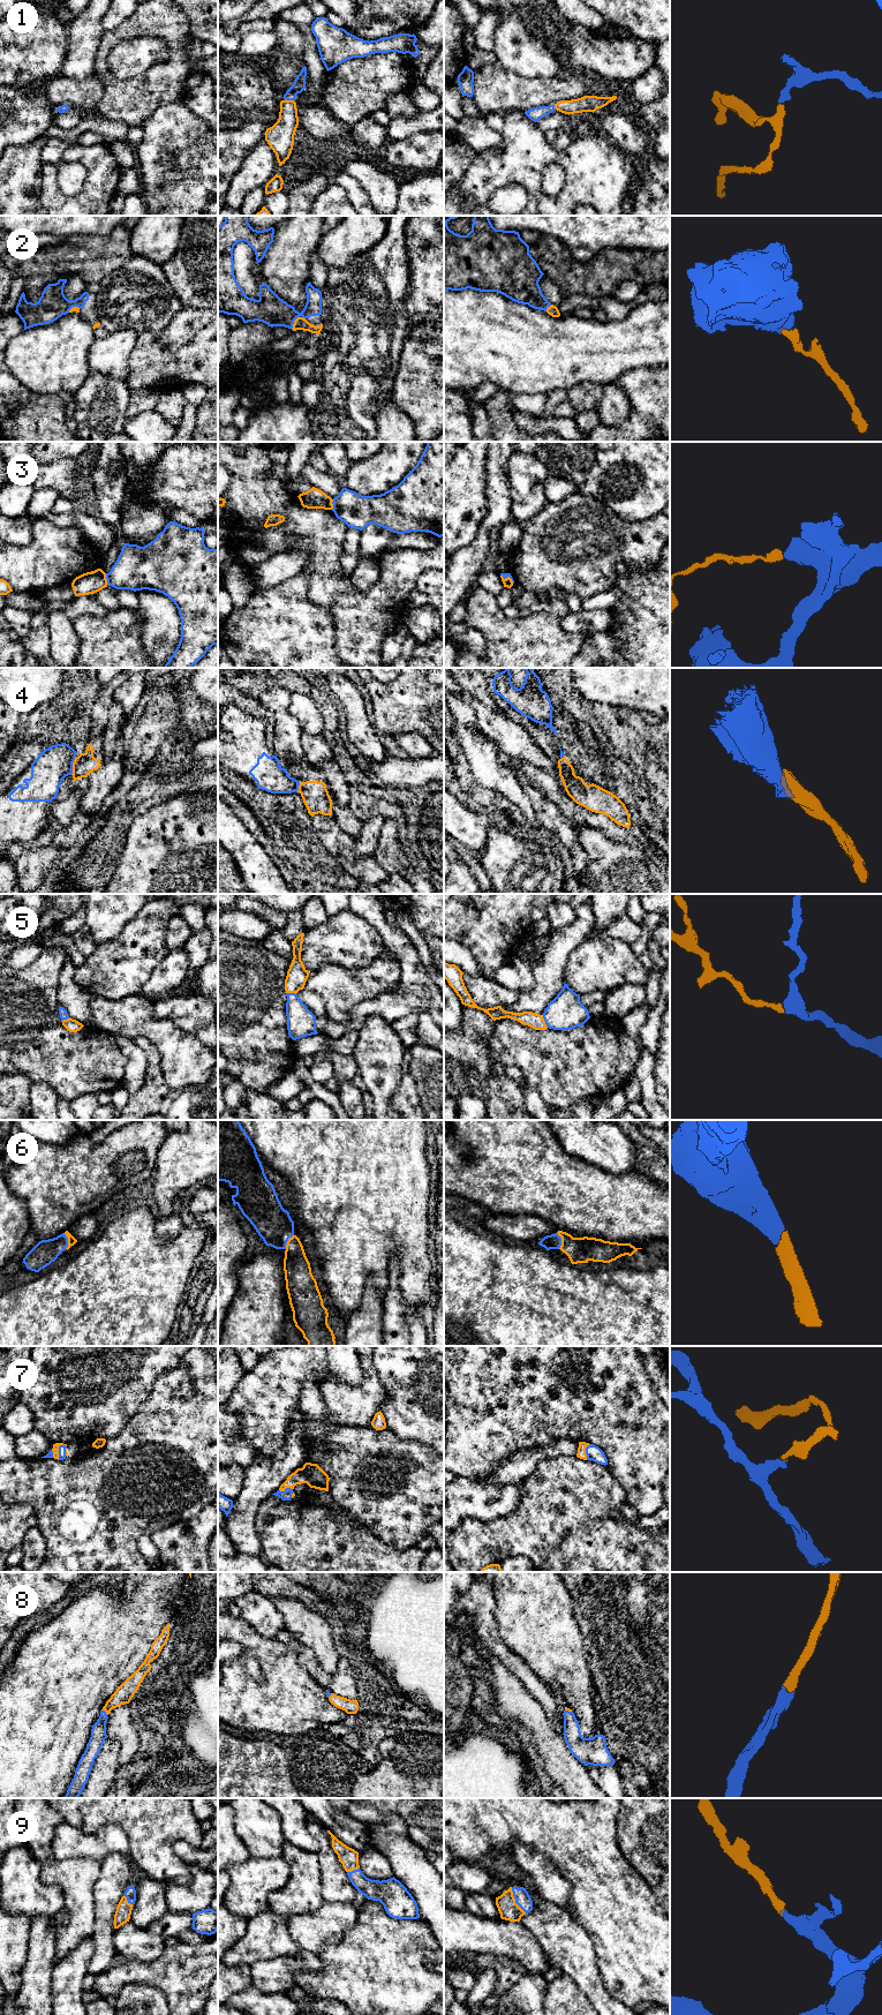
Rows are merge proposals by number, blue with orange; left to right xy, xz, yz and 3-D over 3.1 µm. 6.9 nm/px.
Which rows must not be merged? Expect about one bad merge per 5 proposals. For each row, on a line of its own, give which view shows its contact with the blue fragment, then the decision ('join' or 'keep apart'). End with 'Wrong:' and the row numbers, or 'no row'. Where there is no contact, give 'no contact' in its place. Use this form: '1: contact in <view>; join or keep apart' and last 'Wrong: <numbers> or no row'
1: contact in xz; join
2: contact in xz; join
3: contact in xy; keep apart
4: contact in xy; keep apart
5: contact in yz; join
6: contact in yz; join
7: contact in xy; join
8: contact in xy; join
9: contact in yz; join
Wrong: 3, 4

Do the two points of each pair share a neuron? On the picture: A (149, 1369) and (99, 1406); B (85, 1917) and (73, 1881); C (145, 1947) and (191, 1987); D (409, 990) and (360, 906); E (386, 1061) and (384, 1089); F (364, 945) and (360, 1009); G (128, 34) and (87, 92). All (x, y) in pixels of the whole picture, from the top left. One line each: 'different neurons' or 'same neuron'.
A: same neuron
B: same neuron
C: different neurons
D: same neuron
E: same neuron
F: different neurons
G: different neurons

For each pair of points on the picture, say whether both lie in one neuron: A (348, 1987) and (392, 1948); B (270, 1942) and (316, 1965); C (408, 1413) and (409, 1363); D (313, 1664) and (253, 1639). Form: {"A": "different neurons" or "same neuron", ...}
{"A": "same neuron", "B": "different neurons", "C": "same neuron", "D": "different neurons"}

